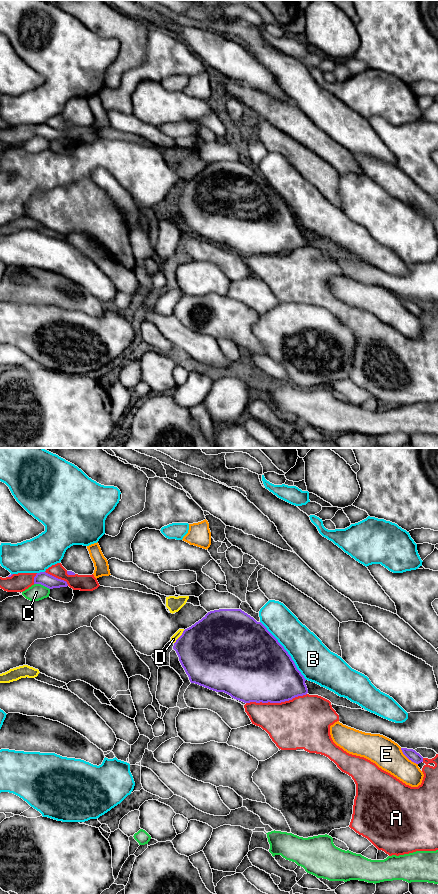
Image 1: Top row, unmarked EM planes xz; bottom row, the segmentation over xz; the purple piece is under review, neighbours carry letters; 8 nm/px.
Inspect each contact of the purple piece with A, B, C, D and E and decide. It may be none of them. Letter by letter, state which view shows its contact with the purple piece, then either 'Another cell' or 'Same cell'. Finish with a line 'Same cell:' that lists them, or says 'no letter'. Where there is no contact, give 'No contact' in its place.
A: Touches purple in xz. Another cell
B: Touches purple in xz. Another cell
C: Touches purple in xz. Another cell
D: Touches purple in xz. Another cell
E: Touches purple in xz. Another cell
Same cell: no letter

